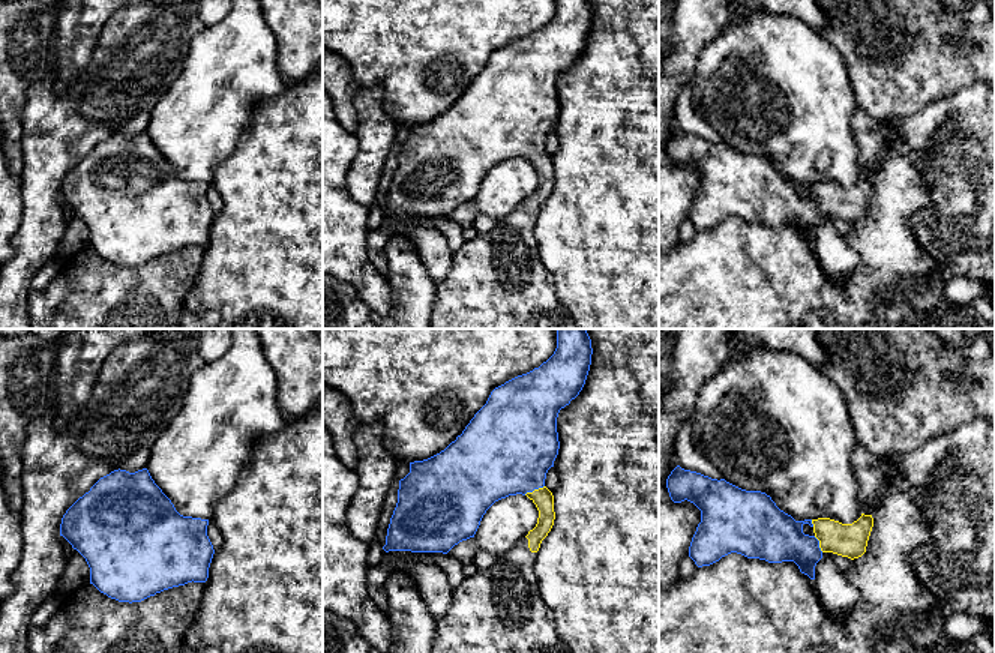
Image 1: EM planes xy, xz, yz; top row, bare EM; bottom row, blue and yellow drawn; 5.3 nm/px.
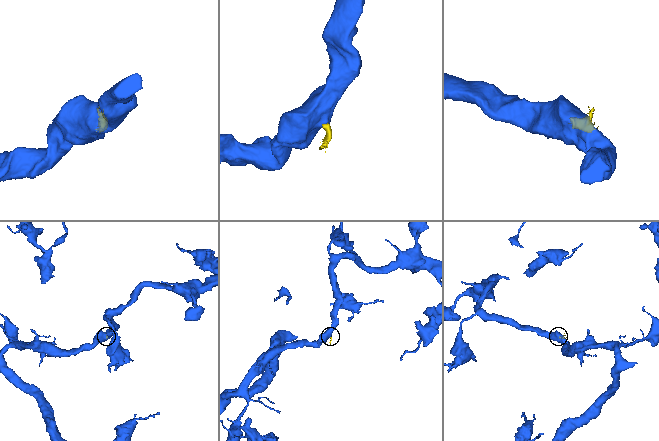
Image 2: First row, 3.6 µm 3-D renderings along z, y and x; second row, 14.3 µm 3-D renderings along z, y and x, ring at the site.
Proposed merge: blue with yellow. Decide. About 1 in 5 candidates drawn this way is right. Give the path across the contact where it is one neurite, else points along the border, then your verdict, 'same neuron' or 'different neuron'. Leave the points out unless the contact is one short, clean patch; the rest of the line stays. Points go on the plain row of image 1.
runs through xz (508, 114), (518, 125), (533, 153), (542, 161); same neuron

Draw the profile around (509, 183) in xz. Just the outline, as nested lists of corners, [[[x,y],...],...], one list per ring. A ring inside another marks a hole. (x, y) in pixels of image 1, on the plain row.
[[[522,158],[509,159],[486,174],[474,203],[479,212],[500,221],[536,191],[537,182],[533,164]]]

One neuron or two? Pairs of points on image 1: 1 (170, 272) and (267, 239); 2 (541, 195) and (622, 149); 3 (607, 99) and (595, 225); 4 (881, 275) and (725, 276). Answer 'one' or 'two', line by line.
1: two
2: two
3: one
4: one

